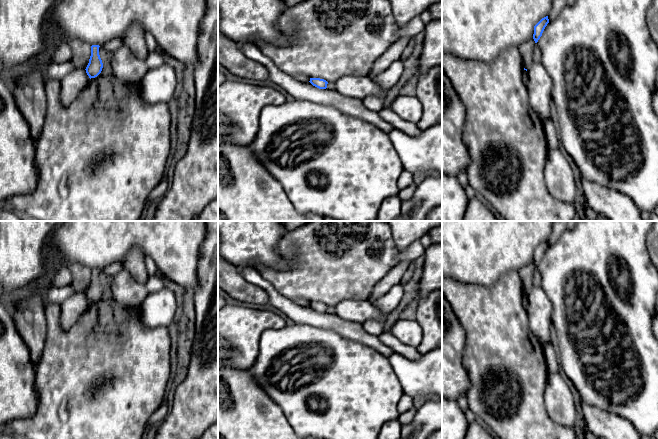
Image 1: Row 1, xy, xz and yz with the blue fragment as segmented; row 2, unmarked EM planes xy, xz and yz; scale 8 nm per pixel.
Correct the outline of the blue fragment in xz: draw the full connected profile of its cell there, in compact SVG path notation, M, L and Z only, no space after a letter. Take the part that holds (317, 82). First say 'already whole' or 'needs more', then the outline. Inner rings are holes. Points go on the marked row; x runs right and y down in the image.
already whole | M310 78L309 82L319 89L326 89L328 84L326 80L320 78Z

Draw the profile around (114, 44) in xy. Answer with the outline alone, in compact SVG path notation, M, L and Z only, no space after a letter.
M119 37L119 38L114 38L101 46L103 46L108 51L115 52L117 49L119 49L123 45L124 45L123 39L122 37Z

